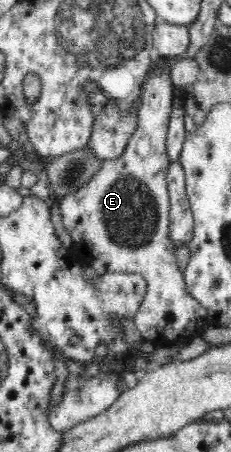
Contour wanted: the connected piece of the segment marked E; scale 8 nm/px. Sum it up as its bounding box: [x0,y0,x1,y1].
[59,59,208,349]

